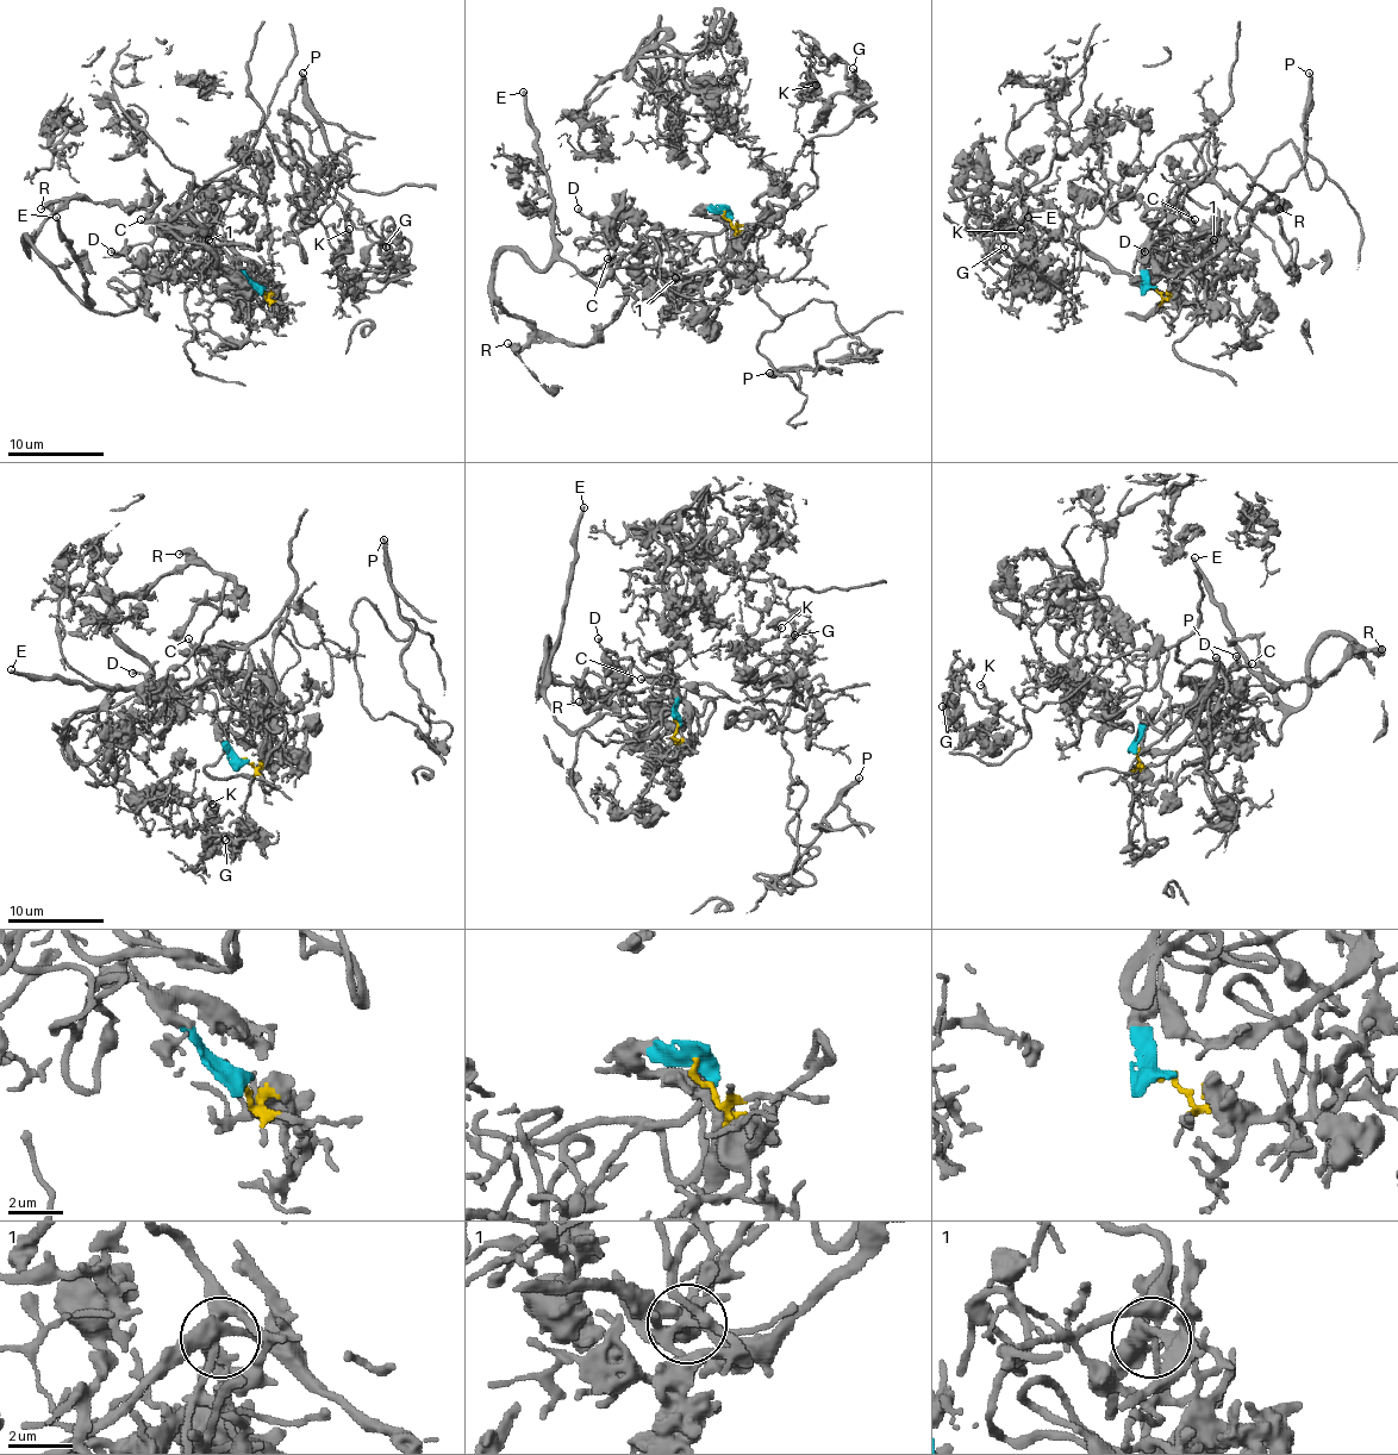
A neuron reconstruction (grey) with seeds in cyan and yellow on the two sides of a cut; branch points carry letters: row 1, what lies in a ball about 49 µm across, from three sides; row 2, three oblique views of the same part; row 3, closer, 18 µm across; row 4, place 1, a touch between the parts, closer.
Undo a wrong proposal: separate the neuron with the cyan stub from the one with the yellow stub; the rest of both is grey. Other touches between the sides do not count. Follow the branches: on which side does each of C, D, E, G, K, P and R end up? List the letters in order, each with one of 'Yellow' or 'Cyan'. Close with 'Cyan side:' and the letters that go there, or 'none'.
C: Yellow
D: Yellow
E: Cyan
G: Yellow
K: Yellow
P: Yellow
R: Cyan
Cyan side: E, R

